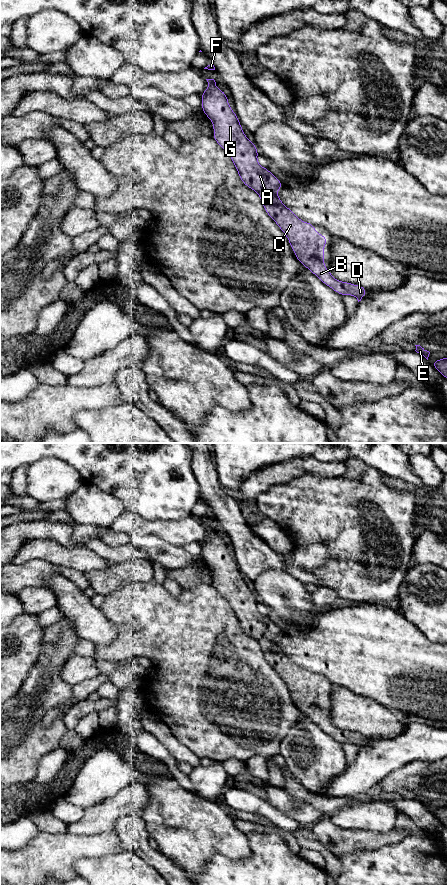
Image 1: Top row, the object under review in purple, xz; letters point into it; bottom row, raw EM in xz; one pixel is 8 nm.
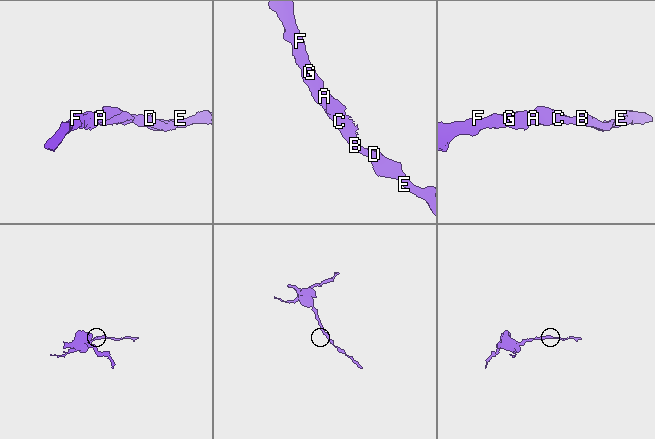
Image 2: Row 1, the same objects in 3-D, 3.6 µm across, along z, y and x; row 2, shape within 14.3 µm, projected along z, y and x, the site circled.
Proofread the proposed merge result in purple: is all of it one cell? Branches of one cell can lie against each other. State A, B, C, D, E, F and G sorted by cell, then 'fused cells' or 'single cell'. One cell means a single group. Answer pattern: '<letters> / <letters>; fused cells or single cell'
A B C D E F G; single cell

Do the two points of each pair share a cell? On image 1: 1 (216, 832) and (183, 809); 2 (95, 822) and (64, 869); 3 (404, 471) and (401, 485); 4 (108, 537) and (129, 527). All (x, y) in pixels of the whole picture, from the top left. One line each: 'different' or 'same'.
1: same
2: different
3: different
4: different

